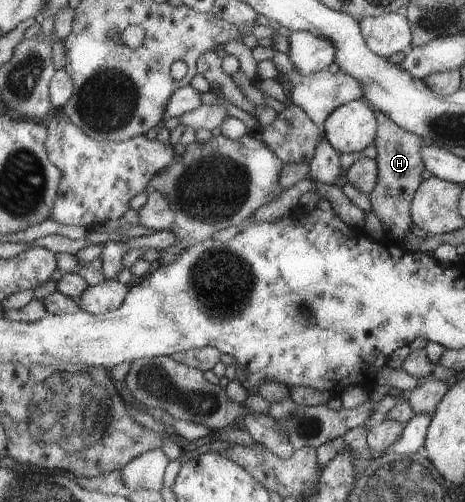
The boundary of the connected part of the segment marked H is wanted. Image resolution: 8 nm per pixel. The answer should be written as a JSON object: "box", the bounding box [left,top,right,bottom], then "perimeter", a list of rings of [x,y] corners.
{"box":[367,110,425,240],"perimeter":[[[379,110],[372,111],[376,122],[376,136],[372,144],[376,147],[374,159],[379,176],[376,180],[376,188],[367,197],[371,204],[370,211],[387,226],[385,233],[389,233],[391,238],[396,240],[405,232],[409,232],[409,225],[412,224],[408,208],[418,184],[422,181],[421,170],[425,169],[419,152],[422,138],[403,130]]]}

